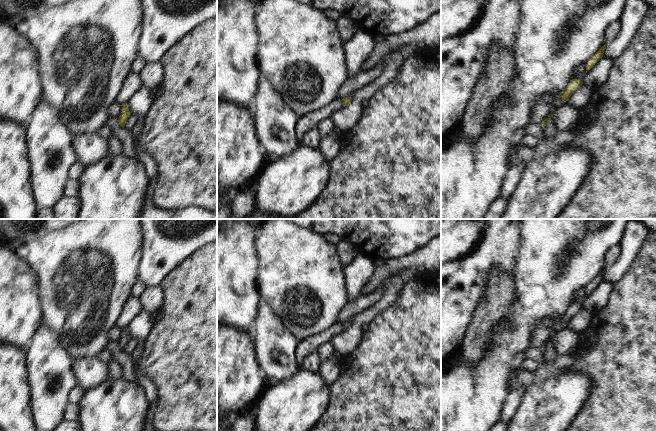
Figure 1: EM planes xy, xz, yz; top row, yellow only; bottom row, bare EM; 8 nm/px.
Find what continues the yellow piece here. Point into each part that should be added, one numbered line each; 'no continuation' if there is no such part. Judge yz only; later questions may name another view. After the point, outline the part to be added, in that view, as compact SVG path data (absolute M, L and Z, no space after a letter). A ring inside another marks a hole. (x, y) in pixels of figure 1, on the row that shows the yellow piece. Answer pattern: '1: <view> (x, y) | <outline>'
no continuation

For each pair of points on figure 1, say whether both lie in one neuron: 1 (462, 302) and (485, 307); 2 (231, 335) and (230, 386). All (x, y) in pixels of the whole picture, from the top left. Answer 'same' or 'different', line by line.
1: different
2: same

